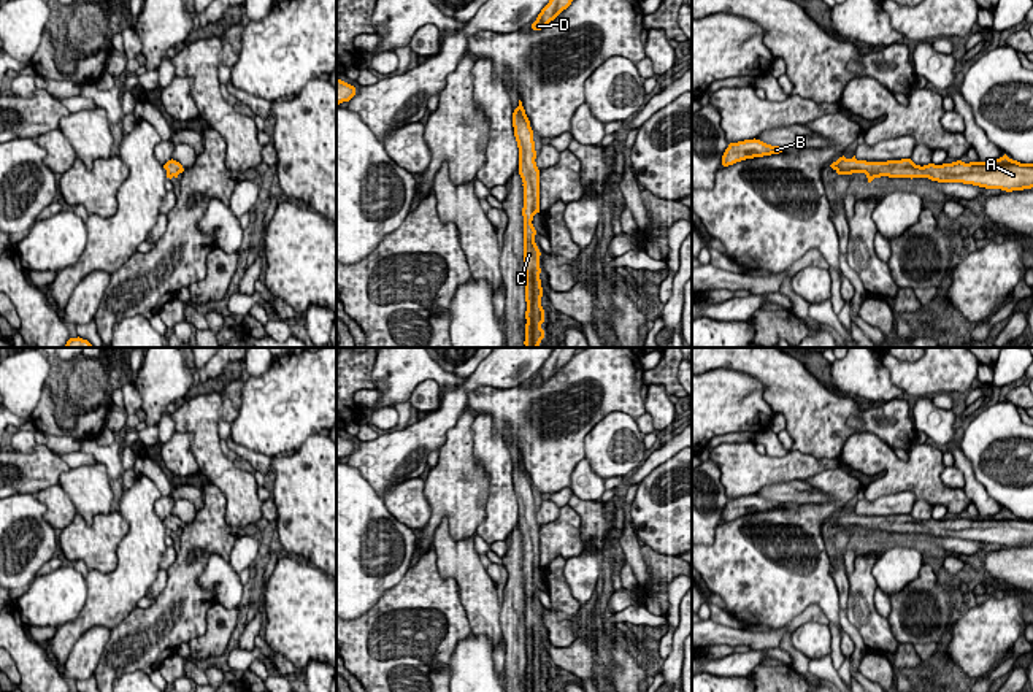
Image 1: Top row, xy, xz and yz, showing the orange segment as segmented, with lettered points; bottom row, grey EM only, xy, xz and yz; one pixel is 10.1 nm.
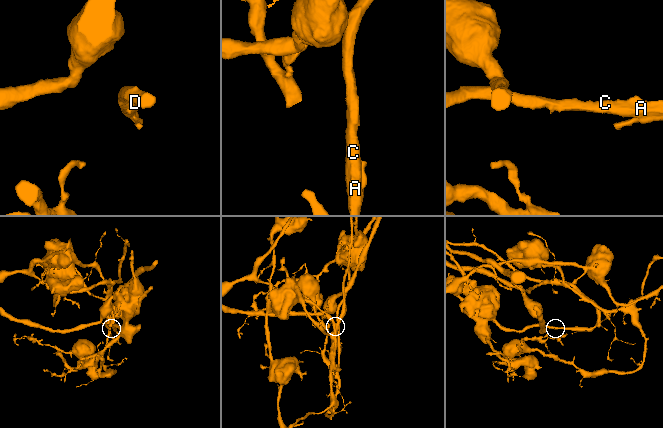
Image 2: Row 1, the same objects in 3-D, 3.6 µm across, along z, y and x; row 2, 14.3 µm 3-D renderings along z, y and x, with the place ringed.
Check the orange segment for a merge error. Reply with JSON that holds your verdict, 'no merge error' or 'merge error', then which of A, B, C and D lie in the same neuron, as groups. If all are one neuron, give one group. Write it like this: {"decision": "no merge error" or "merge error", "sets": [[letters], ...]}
{"decision": "no merge error", "sets": [["A", "B", "C", "D"]]}

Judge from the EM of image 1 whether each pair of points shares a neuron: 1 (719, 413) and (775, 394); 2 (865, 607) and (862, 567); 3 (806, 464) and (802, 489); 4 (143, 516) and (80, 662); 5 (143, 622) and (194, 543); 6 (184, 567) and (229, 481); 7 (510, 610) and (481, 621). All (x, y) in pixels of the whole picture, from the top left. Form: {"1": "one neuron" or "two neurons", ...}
{"1": "two neurons", "2": "one neuron", "3": "two neurons", "4": "two neurons", "5": "one neuron", "6": "two neurons", "7": "two neurons"}

